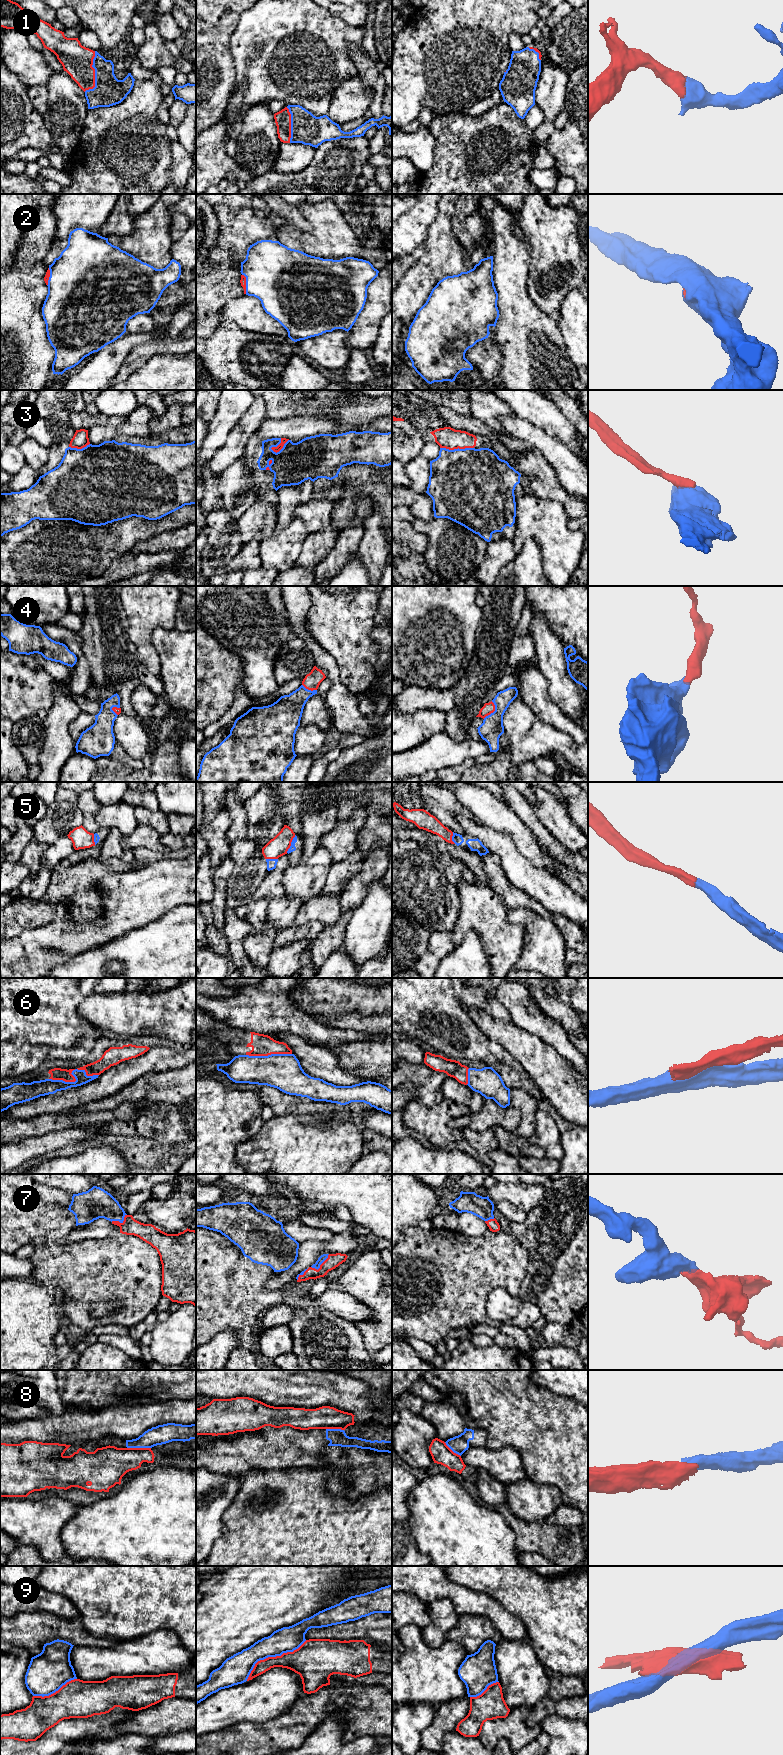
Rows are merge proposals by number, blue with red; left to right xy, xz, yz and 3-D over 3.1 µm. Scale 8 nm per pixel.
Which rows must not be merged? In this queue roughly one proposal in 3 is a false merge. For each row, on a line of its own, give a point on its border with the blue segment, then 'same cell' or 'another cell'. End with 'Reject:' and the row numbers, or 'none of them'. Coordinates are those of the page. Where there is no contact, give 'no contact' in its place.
1: xy (95, 74) | same cell
2: xz (246, 284) | same cell
3: xz (281, 449) | another cell
4: yz (494, 711) | same cell
5: xz (291, 844) | same cell
6: xz (268, 1055) | another cell
7: xz (320, 1264) | same cell
8: xy (139, 1447) | another cell
9: xz (272, 1656) | another cell
Reject: 3, 6, 8, 9

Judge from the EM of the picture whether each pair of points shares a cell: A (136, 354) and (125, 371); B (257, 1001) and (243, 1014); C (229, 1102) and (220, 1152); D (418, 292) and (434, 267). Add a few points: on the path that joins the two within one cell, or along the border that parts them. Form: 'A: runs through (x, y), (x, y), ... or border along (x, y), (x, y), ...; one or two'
A: runs through (136, 358), (128, 367); one
B: runs through (253, 1004), (246, 1010); one
C: runs through (226, 1114), (220, 1120), (220, 1140); one
D: runs through (418, 286), (418, 283), (428, 273); one

